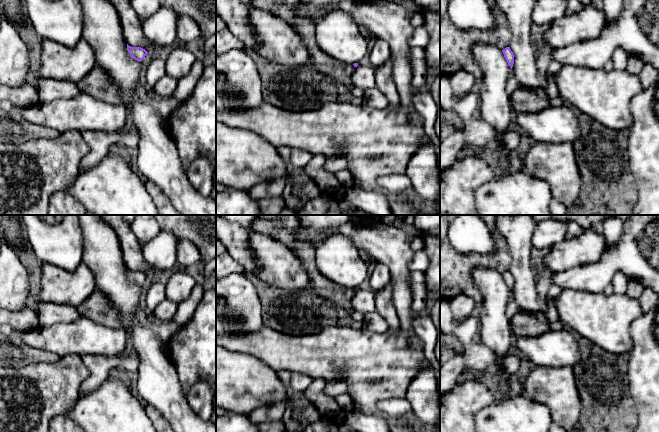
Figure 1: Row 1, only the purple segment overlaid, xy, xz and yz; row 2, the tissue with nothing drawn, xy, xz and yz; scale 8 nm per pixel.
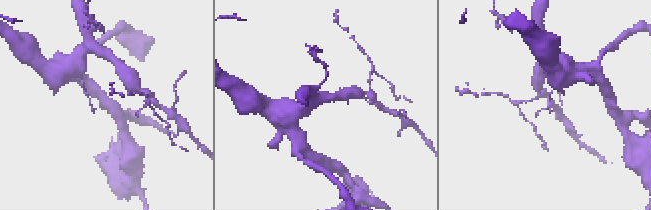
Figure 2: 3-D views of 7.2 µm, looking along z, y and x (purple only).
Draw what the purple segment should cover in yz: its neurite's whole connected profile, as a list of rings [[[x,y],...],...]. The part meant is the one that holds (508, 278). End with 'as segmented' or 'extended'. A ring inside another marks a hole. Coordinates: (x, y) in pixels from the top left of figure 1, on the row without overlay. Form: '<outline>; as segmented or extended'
[[[506,271],[505,273],[502,274],[504,281],[509,288],[510,292],[512,293],[513,288],[514,288],[514,278],[511,275],[510,271]]]; as segmented

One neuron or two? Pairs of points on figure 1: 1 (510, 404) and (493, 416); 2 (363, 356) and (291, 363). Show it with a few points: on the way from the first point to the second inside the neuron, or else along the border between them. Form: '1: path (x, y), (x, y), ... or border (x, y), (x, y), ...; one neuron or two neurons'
1: path (506, 408), (497, 416); one neuron
2: path (345, 356), (309, 356); one neuron

